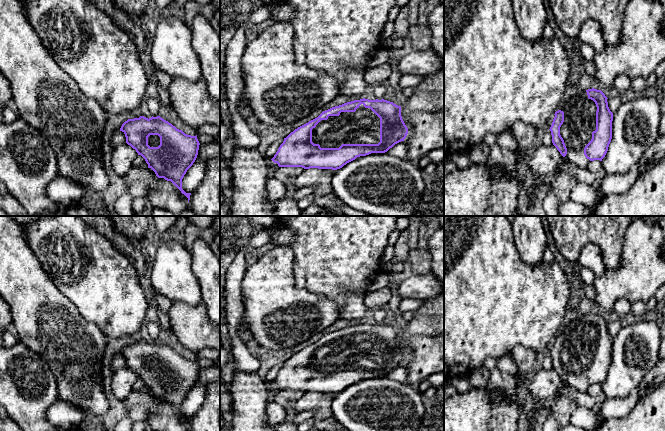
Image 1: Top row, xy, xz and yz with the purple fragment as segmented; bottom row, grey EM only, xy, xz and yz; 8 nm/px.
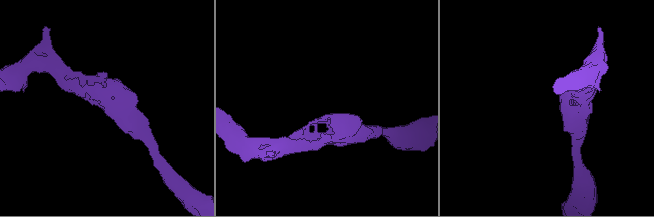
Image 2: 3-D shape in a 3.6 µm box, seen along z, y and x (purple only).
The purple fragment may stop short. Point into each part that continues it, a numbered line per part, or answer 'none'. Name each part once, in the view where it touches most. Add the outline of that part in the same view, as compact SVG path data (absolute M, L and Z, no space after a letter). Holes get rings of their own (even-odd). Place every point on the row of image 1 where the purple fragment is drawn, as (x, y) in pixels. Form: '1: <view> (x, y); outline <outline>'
1: xz (362, 126); outline M361 104L355 112L329 116L312 129L312 142L321 148L339 148L342 144L378 144L380 118Z

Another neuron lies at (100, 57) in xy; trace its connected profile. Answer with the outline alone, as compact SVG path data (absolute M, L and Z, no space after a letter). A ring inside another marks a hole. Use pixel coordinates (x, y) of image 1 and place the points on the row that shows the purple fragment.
M24 0L33 30L58 66L107 113L137 113L145 99L147 74L129 36L88 0Z

